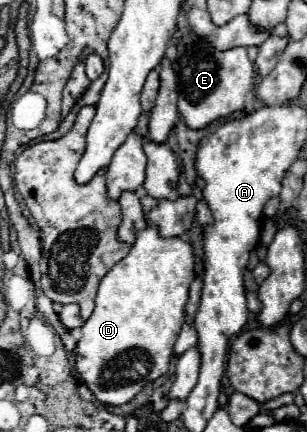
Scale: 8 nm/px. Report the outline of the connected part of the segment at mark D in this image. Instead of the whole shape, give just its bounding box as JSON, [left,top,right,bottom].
[76,225,194,405]

